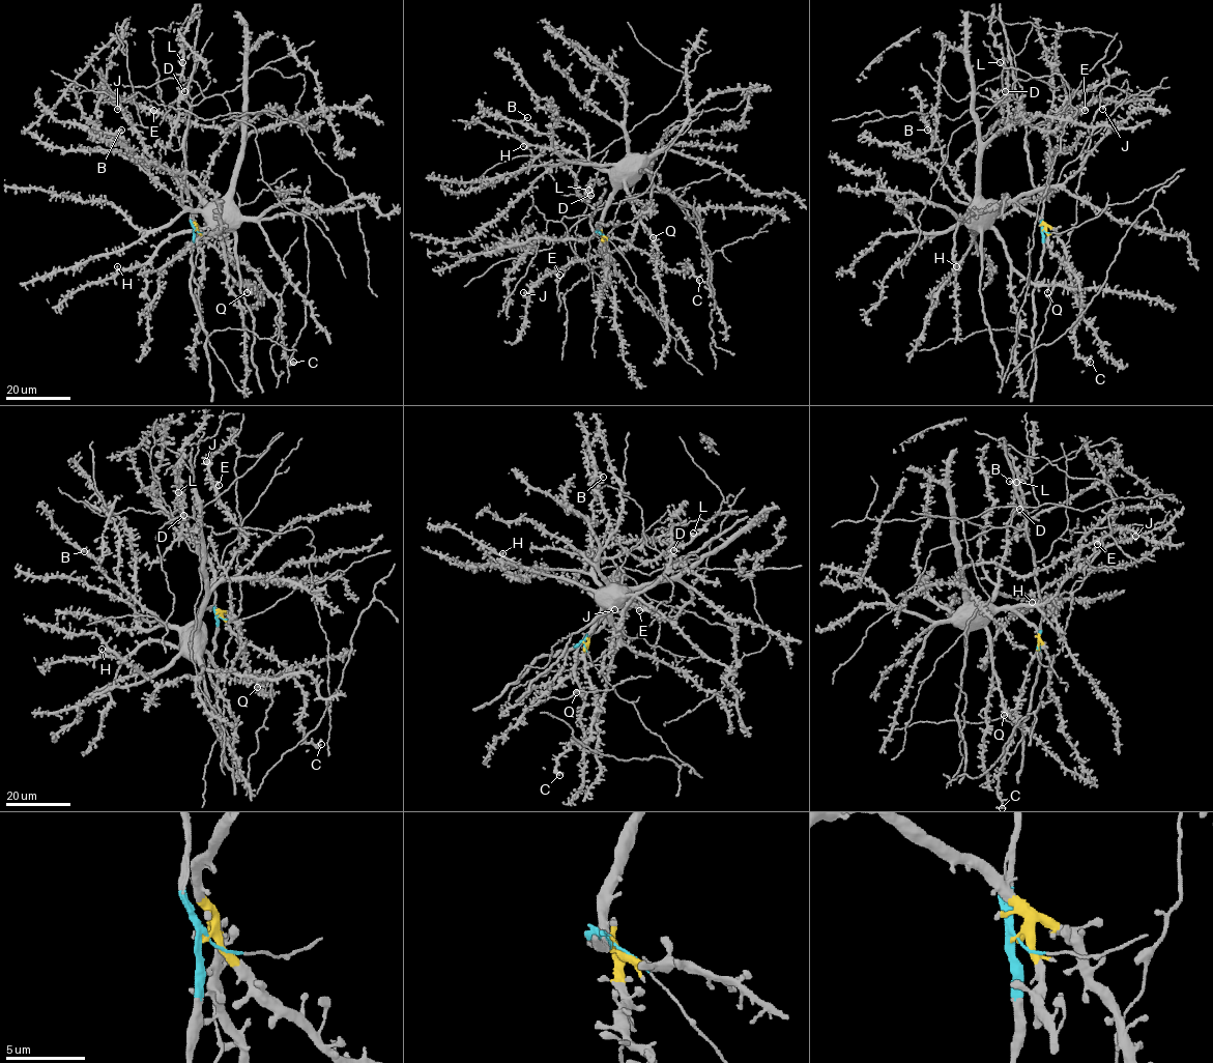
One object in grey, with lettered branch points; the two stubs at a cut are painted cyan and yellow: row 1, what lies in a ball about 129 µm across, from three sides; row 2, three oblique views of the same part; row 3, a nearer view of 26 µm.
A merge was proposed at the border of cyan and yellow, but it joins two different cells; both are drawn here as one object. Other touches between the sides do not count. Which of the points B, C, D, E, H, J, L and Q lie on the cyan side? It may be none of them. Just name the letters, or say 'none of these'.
D, L

